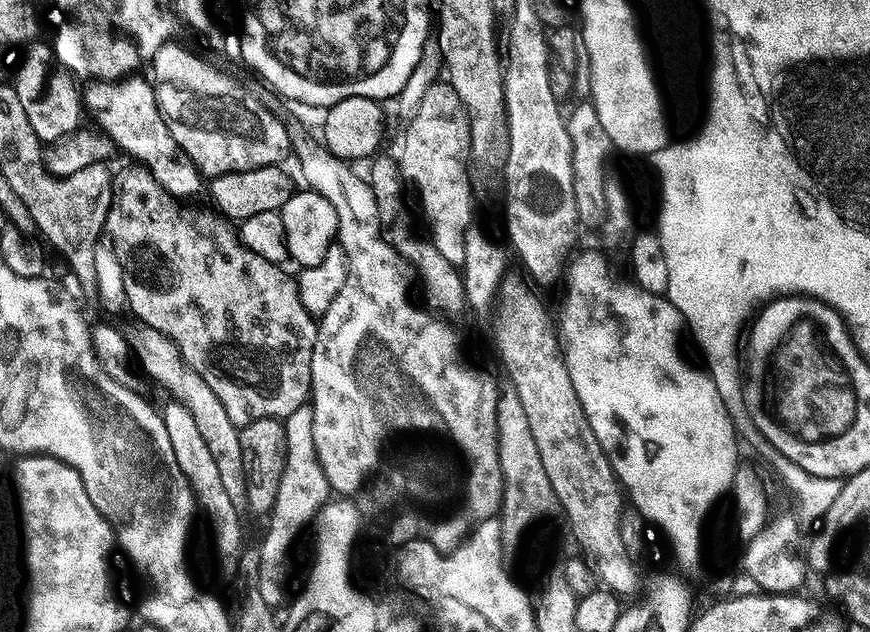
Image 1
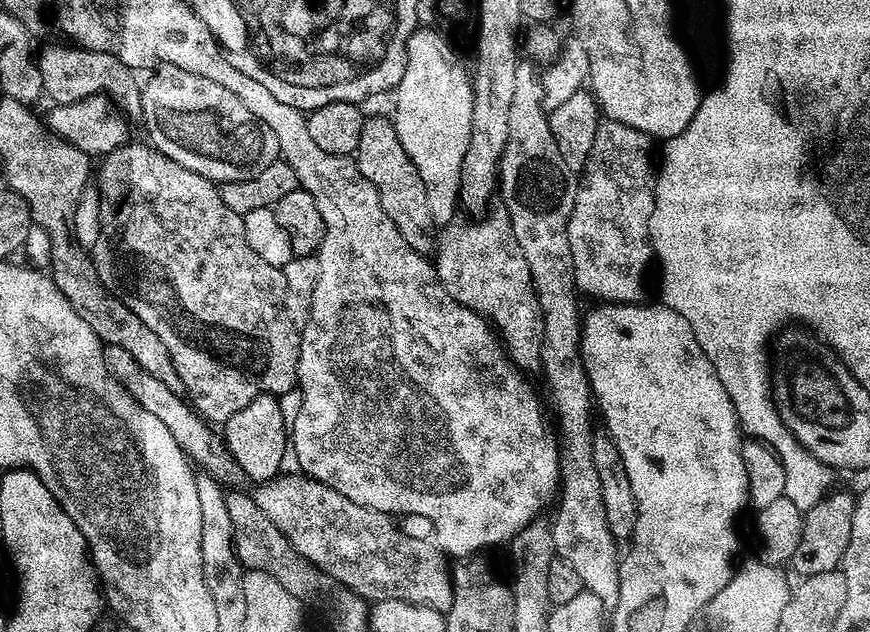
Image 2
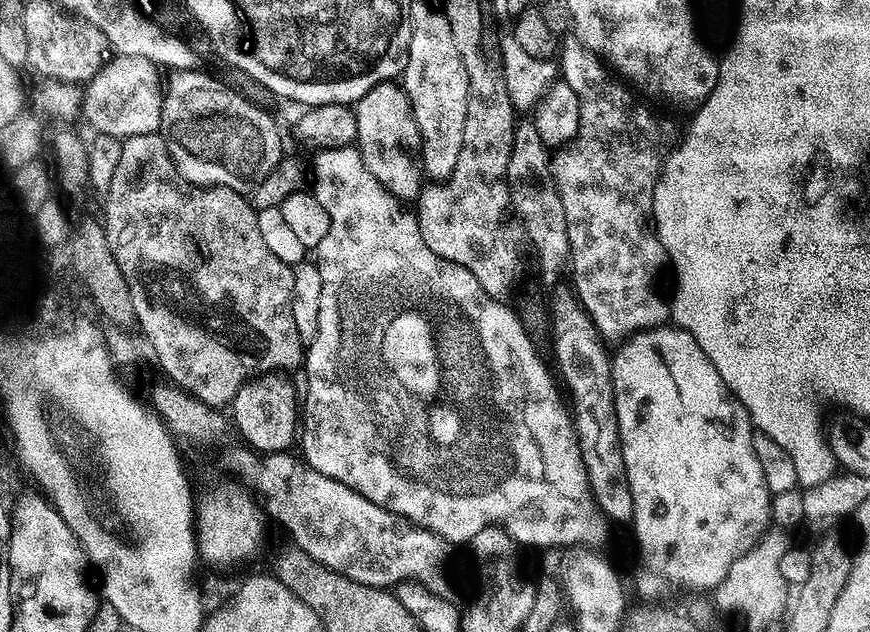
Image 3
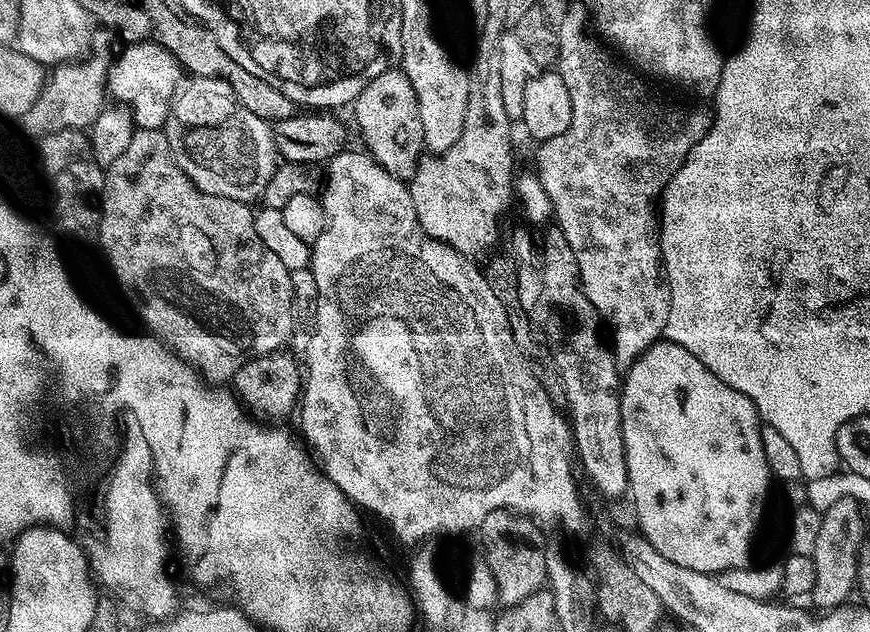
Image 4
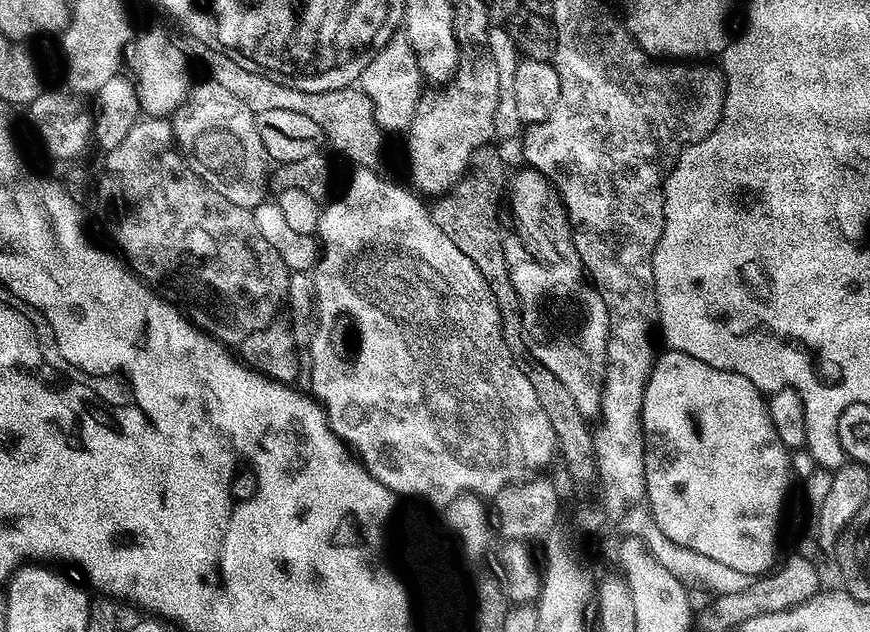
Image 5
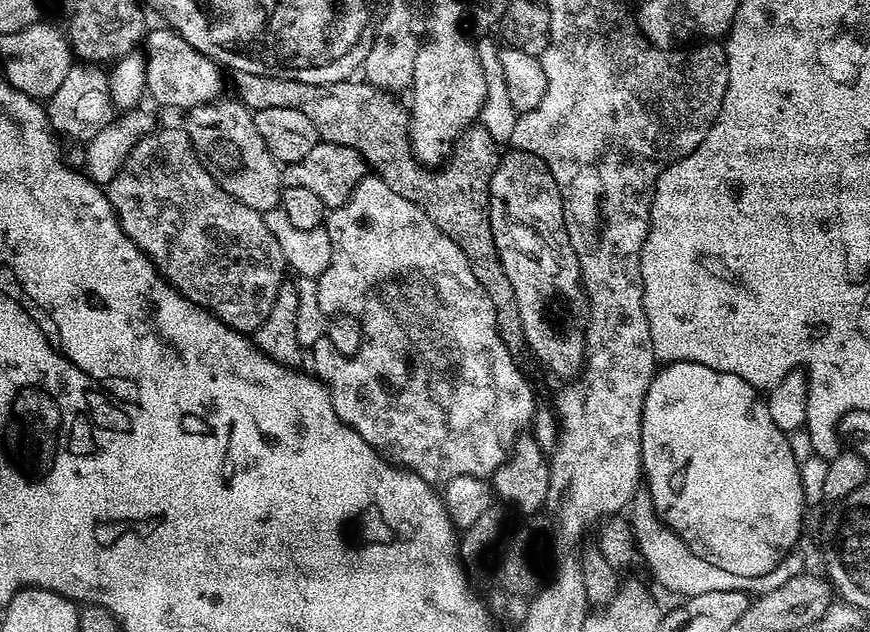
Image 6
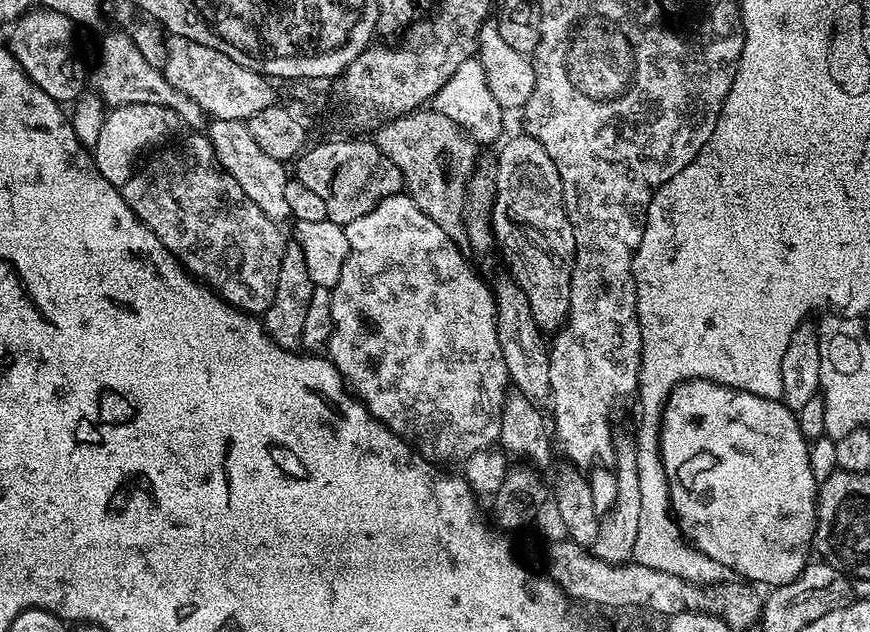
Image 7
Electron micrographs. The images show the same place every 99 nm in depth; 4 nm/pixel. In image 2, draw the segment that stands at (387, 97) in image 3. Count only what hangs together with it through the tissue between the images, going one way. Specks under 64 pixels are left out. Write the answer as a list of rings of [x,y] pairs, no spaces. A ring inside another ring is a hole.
[[[369,115],[362,126],[362,138],[358,142],[354,159],[358,170],[378,190],[378,198],[382,202],[382,210],[398,226],[398,234],[410,242],[410,246],[418,254],[431,257],[436,250],[438,227],[430,214],[426,198],[426,188],[408,156],[406,148],[398,142],[396,127],[391,119]]]

